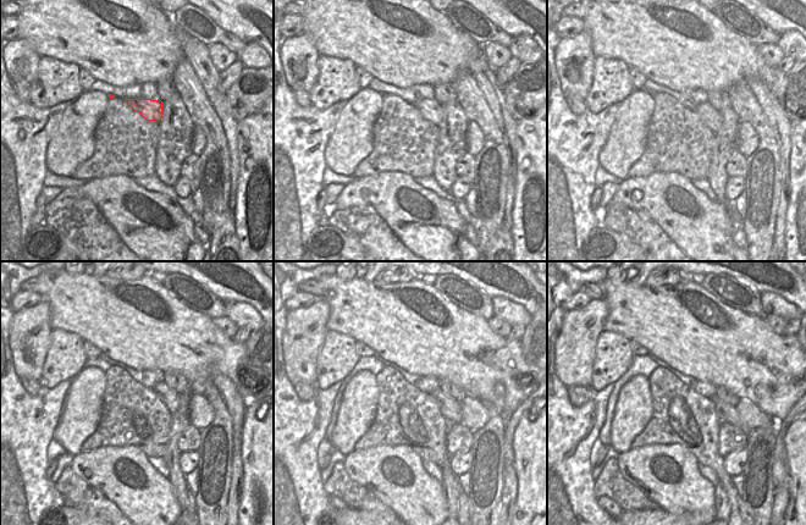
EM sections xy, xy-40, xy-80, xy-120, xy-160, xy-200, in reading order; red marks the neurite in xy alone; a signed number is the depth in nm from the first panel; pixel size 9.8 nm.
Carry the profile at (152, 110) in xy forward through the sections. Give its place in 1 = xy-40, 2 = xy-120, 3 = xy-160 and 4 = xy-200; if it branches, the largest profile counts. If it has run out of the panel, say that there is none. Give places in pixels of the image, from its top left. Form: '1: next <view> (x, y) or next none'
1: next xy-40 (432, 111)
2: next xy-120 (169, 397)
3: next xy-160 (450, 408)
4: next xy-200 (726, 413)

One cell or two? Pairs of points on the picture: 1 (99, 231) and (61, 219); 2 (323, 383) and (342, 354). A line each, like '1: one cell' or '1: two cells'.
1: one cell
2: one cell

